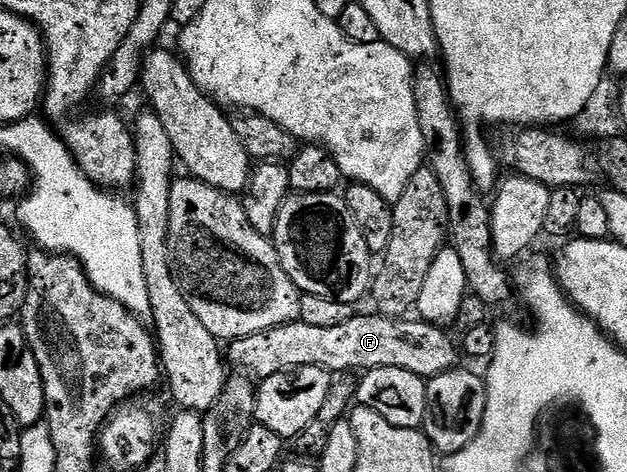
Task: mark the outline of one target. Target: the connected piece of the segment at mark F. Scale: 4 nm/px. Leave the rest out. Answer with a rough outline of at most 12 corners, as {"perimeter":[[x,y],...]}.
{"perimeter":[[356,314],[229,341],[258,382],[331,374],[459,367],[459,345],[421,318]]}

